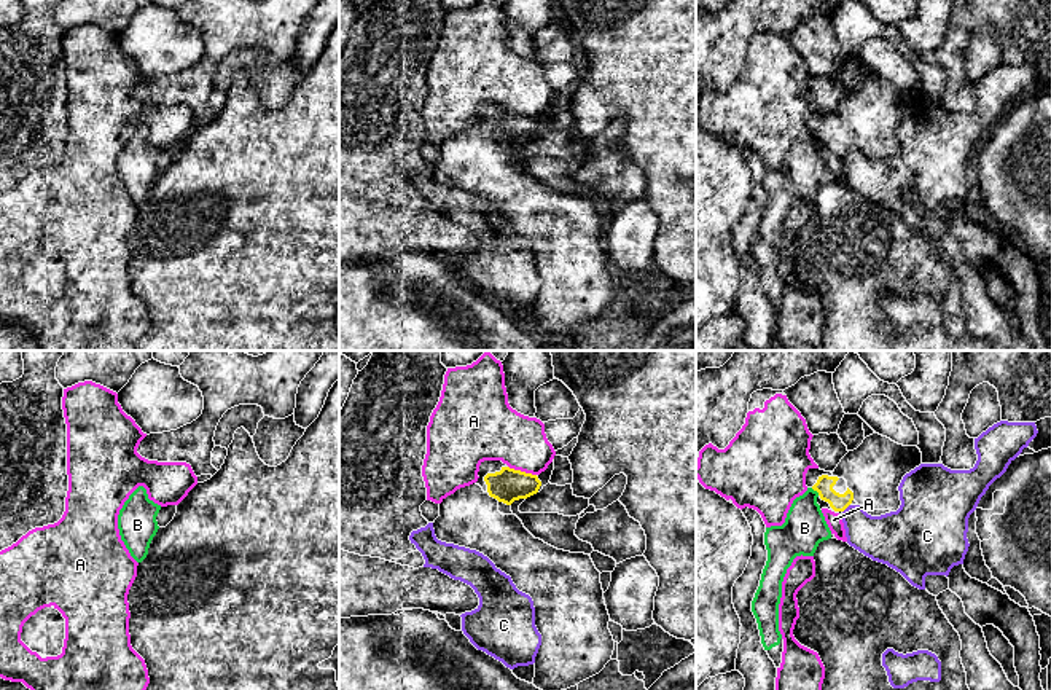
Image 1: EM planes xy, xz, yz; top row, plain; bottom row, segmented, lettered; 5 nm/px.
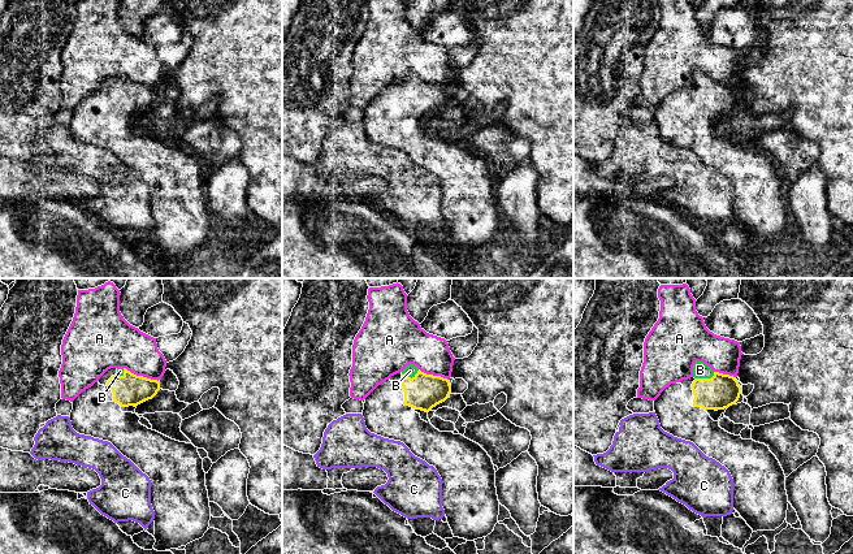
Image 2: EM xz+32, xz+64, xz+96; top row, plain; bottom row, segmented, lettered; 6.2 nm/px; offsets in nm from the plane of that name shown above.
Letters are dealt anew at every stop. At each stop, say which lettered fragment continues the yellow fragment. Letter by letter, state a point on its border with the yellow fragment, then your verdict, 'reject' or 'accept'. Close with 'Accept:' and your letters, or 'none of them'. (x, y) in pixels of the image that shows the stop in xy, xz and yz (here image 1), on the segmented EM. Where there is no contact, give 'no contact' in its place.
A: meets yellow in xz at (523, 472); reject
B: meets yellow in yz at (816, 490); accept
C: meets yellow in yz at (846, 507); reject
Accept: B

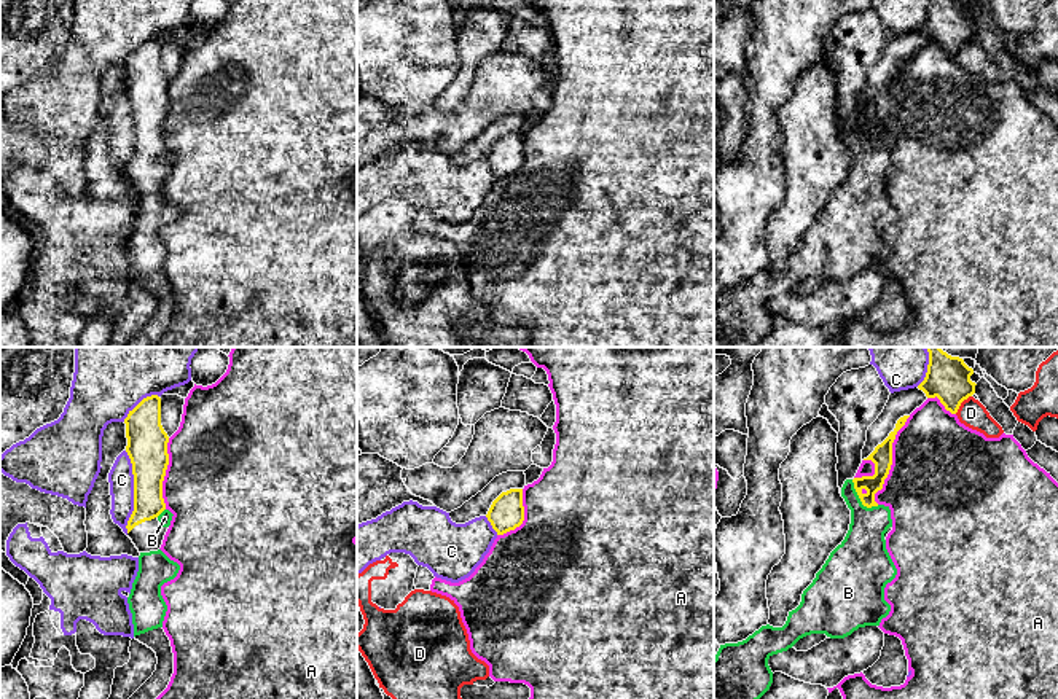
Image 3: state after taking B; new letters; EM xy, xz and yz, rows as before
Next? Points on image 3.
A: meets yellow in yz at (891, 460); reject
B: meets yellow in yz at (861, 500); accept
C: meets yellow in xy at (134, 492); reject
D: meets yellow in yz at (961, 402); reject
Accept: B

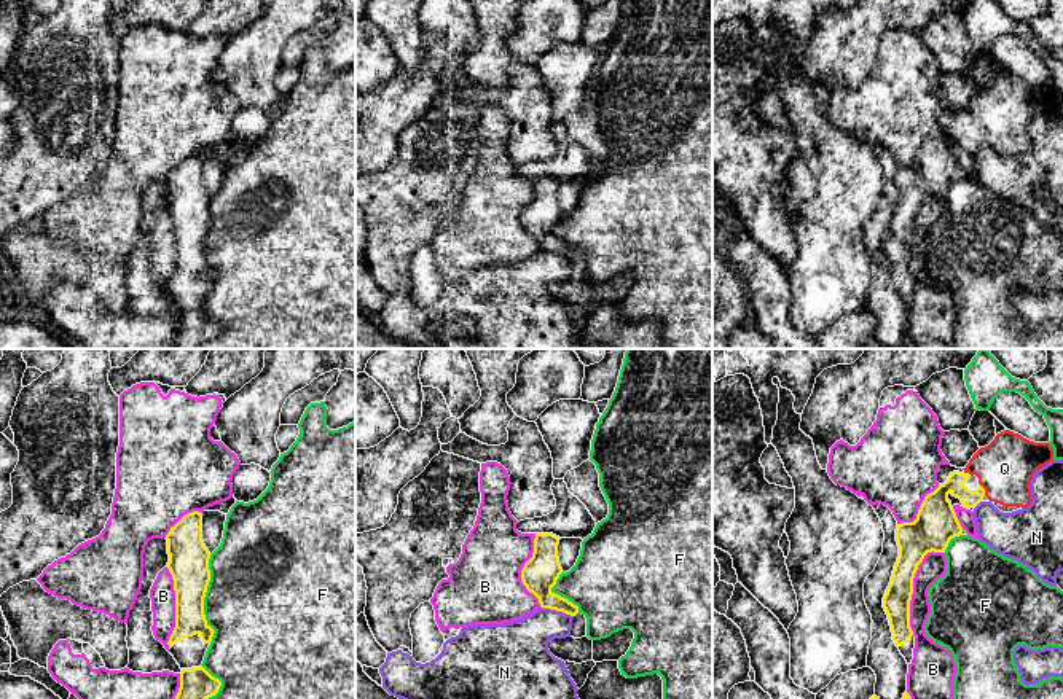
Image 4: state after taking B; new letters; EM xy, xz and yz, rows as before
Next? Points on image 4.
B: meets yellow in yz at (912, 586); reject
F: meets yellow in xy at (203, 599); reject
N: meets yellow in xz at (556, 610); reject
Q: meets yellow in yz at (984, 489); accept
Accept: Q

